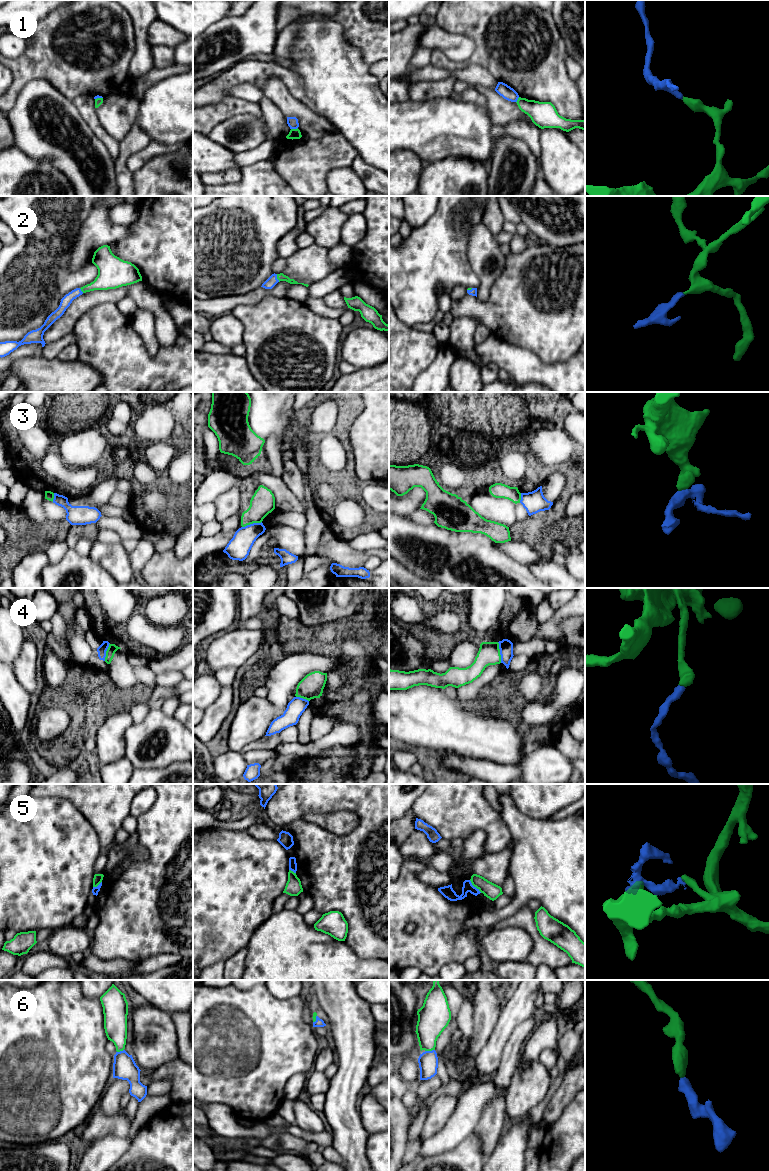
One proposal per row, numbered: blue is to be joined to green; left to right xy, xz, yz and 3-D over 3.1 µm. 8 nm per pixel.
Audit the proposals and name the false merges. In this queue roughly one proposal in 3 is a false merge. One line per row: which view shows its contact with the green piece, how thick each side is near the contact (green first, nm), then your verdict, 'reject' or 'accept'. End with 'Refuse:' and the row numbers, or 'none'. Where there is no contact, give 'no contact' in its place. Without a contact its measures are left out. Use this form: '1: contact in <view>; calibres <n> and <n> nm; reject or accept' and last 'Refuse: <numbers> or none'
1: contact in xz; calibres 80 and 90 nm; reject
2: contact in xz; calibres 60 and 80 nm; accept
3: contact in xz; calibres 200 and 190 nm; reject
4: contact in yz; calibres 180 and 110 nm; reject
5: contact in yz; calibres 130 and 100 nm; reject
6: contact in yz; calibres 240 and 160 nm; accept
Refuse: 1, 3, 4, 5

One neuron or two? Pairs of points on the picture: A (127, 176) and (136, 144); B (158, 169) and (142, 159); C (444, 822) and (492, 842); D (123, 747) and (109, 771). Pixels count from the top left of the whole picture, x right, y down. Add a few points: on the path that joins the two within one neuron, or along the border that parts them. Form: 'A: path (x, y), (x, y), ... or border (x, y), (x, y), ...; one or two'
A: path (122, 168), (122, 157), (128, 151); one
B: border (169, 152), (153, 156), (133, 173); two
C: path (458, 822), (481, 822), (487, 828); one
D: path (123, 753), (123, 757), (115, 765); one

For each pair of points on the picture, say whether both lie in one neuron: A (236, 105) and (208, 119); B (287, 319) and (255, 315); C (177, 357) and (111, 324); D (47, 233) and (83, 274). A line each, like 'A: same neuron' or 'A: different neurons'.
A: same neuron
B: same neuron
C: same neuron
D: same neuron

